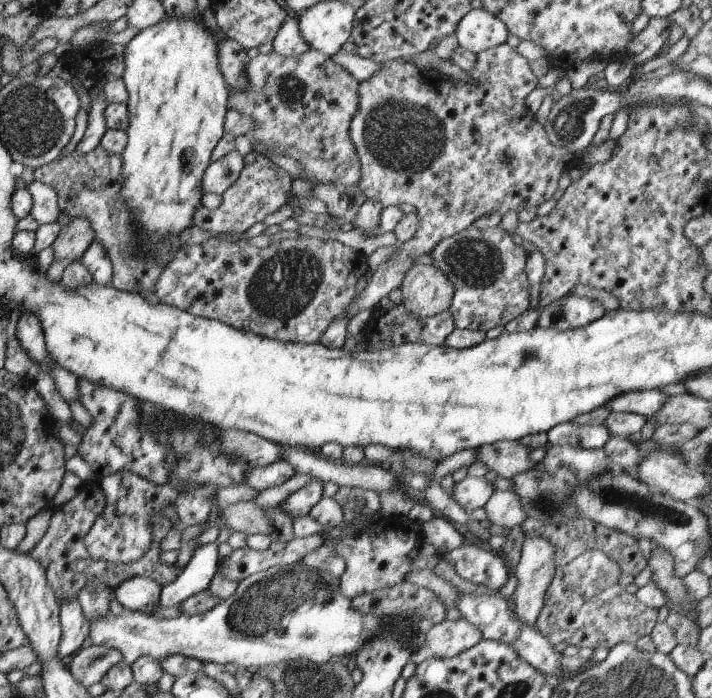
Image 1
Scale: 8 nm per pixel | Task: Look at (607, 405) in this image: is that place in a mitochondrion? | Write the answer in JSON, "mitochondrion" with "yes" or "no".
{"mitochondrion":"no"}

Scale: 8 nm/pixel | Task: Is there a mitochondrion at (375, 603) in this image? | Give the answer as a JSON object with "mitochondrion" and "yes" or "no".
{"mitochondrion":"no"}

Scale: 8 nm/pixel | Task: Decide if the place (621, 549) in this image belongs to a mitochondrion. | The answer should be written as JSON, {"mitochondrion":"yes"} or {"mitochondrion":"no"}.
{"mitochondrion":"no"}

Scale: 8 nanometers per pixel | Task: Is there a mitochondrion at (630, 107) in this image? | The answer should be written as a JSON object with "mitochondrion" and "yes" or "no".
{"mitochondrion":"no"}

